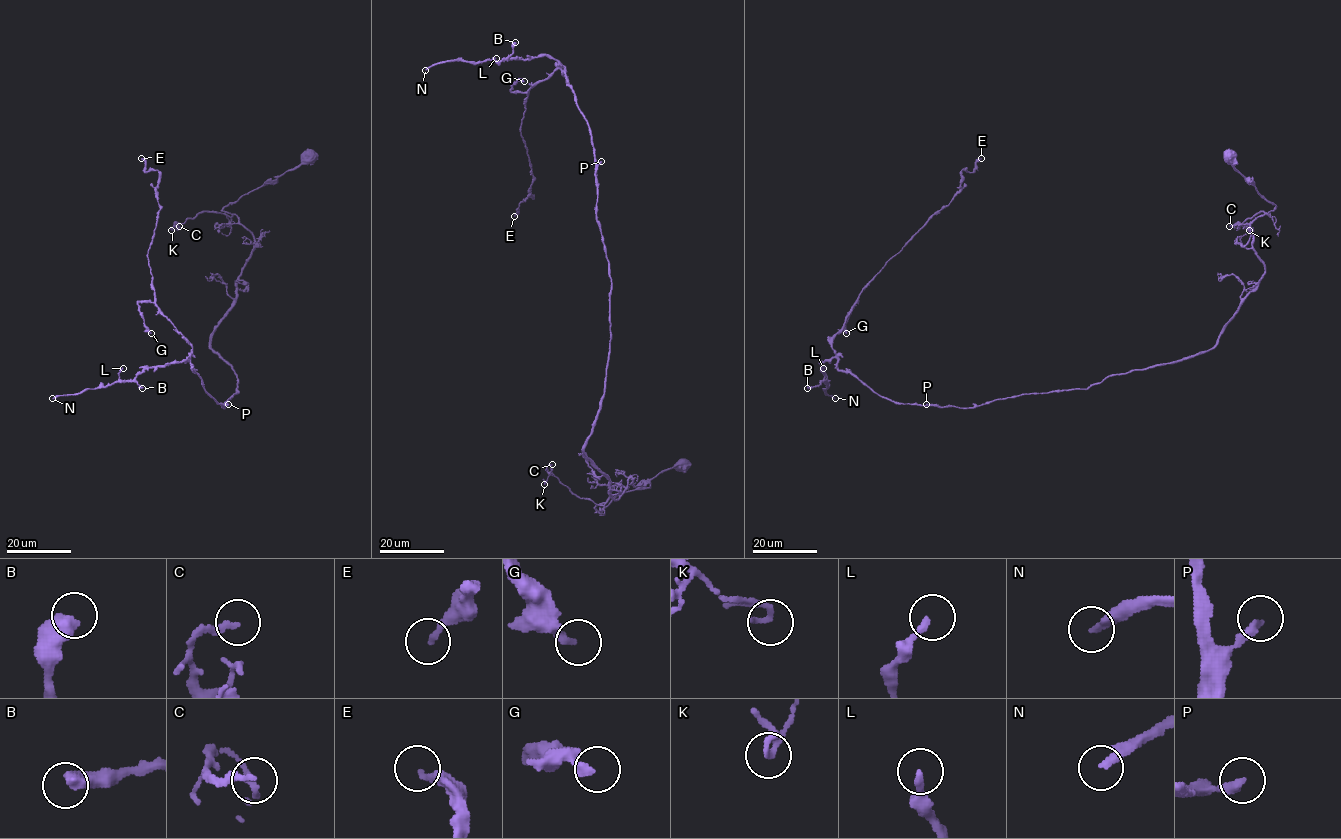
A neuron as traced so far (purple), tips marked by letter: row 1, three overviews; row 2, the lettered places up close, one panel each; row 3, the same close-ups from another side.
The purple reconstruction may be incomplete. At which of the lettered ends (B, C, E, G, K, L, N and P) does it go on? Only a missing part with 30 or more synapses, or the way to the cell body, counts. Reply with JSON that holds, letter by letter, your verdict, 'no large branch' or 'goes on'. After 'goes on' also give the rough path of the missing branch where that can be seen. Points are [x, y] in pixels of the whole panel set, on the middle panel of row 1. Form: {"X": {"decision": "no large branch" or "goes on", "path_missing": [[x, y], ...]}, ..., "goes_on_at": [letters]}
{"B": {"decision": "no large branch"}, "C": {"decision": "no large branch"}, "E": {"decision": "no large branch"}, "G": {"decision": "no large branch"}, "K": {"decision": "no large branch"}, "L": {"decision": "no large branch"}, "N": {"decision": "goes on"}, "P": {"decision": "no large branch"}, "goes_on_at": ["N"]}

